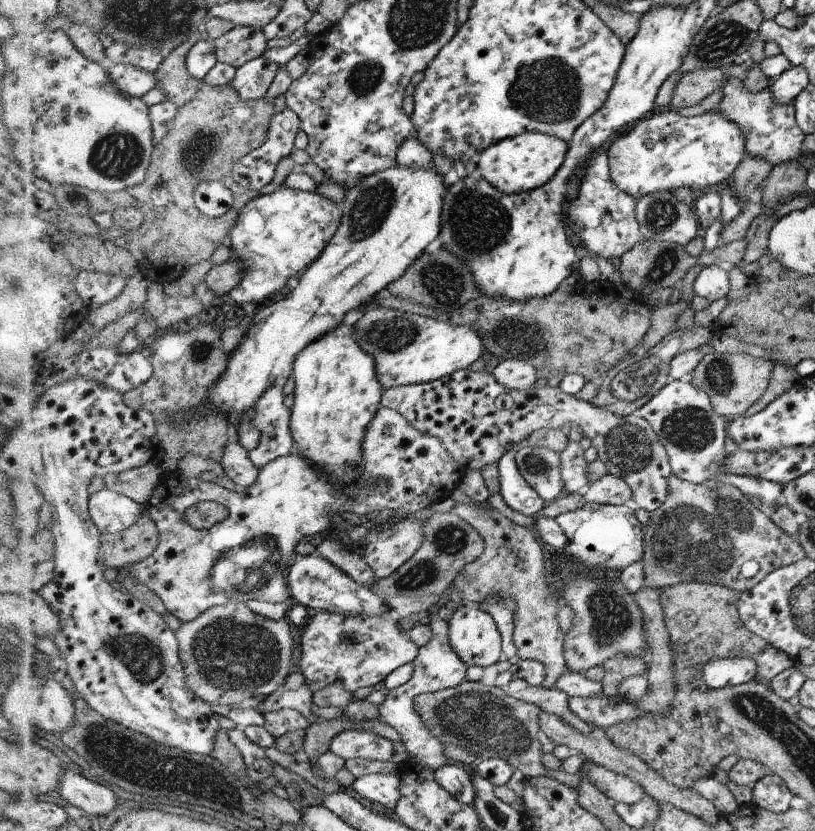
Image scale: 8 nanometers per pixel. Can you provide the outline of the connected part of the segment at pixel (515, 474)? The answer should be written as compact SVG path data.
M520 445L508 451L498 461L499 493L512 510L535 518L541 514L547 501L537 493L518 470L517 461L515 460L515 452L518 450L518 446Z

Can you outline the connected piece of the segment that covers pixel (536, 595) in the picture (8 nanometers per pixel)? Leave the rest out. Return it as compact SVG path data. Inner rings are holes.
M488 502L457 503L452 513L469 522L483 538L483 553L474 562L467 564L452 582L451 588L457 588L464 601L478 604L500 592L508 593L517 602L516 631L513 635L517 645L517 658L530 658L545 666L545 677L540 687L555 688L555 682L568 670L563 648L565 634L557 619L557 609L561 603L557 590L546 584L544 576L544 554L533 533L500 513Z

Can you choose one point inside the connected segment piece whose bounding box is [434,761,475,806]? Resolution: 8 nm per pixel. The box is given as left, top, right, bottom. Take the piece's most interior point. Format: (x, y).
(456, 781)

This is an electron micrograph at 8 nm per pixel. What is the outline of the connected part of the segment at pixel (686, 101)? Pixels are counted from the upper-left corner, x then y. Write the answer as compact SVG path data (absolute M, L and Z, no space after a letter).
M705 68L682 74L678 79L670 107L676 111L700 104L716 90L721 90L727 77L723 68Z

